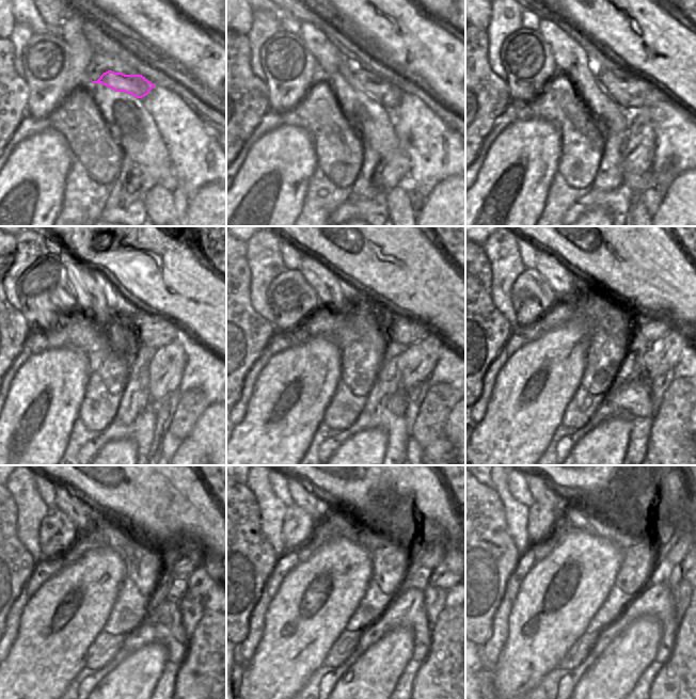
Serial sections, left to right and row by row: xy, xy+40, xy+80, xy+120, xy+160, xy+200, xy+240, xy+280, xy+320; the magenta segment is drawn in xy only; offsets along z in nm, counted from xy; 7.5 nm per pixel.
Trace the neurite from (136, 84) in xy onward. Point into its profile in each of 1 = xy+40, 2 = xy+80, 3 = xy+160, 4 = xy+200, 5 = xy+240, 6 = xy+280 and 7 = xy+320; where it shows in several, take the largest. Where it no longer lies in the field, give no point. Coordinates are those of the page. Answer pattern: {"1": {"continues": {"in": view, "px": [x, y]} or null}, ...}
{"1": {"continues": {"in": "xy+40", "px": [390, 95]}}, "2": {"continues": {"in": "xy+80", "px": [631, 91]}}, "3": {"continues": {"in": "xy+160", "px": [404, 330]}}, "4": {"continues": {"in": "xy+200", "px": [652, 329]}}, "5": {"continues": {"in": "xy+240", "px": [193, 553]}}, "6": {"continues": {"in": "xy+280", "px": [432, 552]}}, "7": {"continues": {"in": "xy+320", "px": [674, 549]}}}

